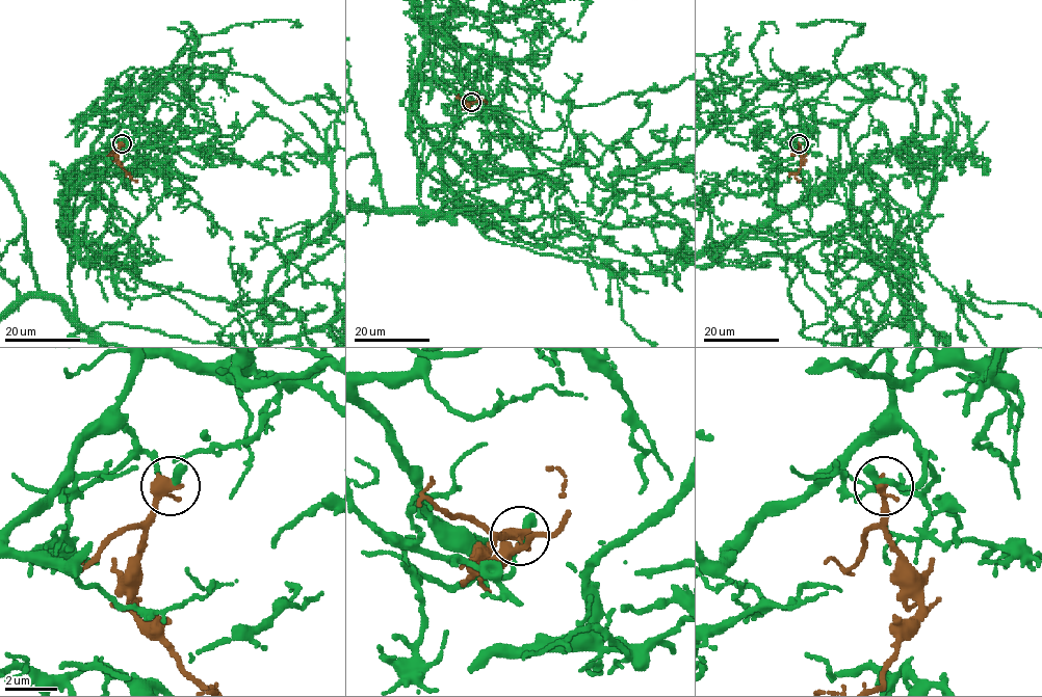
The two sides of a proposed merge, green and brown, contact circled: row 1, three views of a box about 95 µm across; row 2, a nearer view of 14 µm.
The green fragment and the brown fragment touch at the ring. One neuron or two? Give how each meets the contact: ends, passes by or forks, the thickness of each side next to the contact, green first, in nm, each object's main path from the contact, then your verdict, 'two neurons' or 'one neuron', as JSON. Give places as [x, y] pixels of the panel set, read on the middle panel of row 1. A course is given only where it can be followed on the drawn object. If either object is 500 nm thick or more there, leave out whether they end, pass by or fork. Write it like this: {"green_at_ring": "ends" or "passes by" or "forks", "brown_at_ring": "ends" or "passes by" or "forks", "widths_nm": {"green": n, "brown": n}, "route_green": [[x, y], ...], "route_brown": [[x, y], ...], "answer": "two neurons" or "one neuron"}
{"green_at_ring": "ends", "brown_at_ring": "ends", "widths_nm": {"green": 380, "brown": 480}, "route_brown": [[471, 102], [478, 99], [486, 104]], "answer": "two neurons"}

